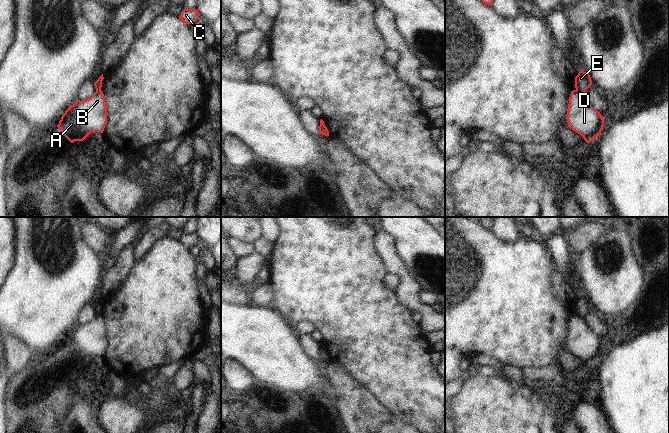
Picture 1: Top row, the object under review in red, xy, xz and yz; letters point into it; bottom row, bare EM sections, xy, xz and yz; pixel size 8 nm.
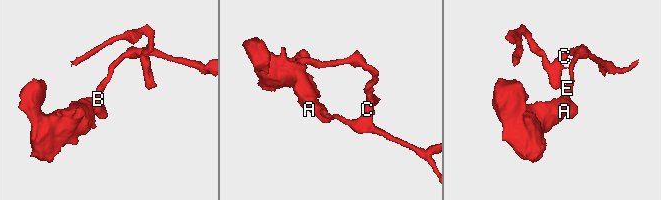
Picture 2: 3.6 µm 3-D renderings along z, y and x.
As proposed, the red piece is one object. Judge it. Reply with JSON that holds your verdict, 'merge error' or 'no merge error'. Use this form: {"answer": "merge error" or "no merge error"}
{"answer": "merge error"}

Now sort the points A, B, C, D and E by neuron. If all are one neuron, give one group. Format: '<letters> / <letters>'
A B D / C E

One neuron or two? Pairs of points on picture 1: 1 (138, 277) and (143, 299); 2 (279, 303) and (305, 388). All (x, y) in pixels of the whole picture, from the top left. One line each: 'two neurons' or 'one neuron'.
1: one neuron
2: two neurons

